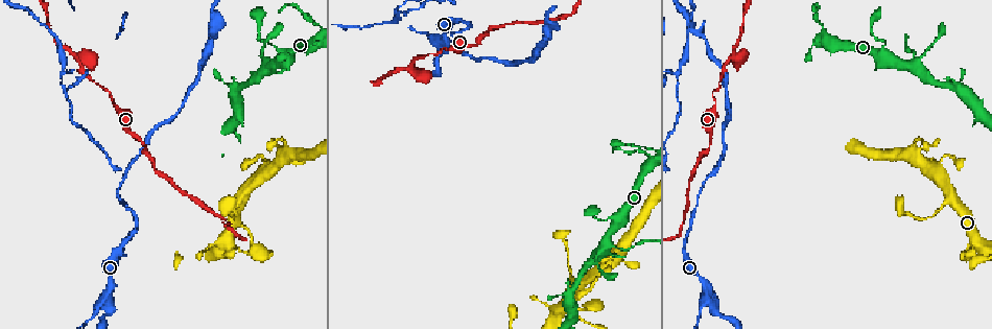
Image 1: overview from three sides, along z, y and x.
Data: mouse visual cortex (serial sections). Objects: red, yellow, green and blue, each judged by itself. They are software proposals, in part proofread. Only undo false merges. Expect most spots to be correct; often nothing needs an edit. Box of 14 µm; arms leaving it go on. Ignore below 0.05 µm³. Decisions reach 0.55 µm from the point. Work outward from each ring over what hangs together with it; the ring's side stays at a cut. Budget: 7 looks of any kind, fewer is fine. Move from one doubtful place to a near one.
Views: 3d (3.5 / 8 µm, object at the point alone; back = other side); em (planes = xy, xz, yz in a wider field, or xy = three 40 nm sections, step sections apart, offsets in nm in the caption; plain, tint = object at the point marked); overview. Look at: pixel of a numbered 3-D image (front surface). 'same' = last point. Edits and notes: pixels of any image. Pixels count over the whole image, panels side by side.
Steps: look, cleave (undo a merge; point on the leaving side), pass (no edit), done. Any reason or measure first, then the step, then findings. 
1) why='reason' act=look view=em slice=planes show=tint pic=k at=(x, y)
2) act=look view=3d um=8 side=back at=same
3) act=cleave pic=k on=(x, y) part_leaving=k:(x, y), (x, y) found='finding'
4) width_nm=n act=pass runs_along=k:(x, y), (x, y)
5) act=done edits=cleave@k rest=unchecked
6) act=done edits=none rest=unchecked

why='four arms meet' act=look view=3d um=8 pic=1 at=(916, 63)

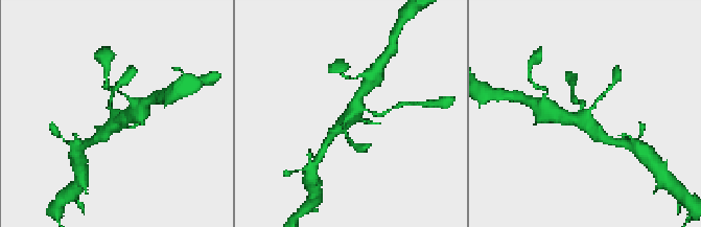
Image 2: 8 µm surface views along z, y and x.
act=look view=3d um=3.5 pic=2 at=(349, 117)

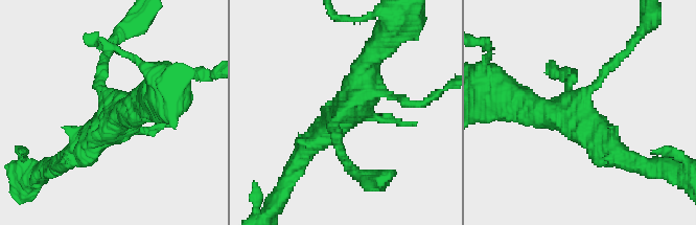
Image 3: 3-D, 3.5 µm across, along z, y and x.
act=look view=em slice=xy step=2 show=tint pic=3 at=(111, 103)

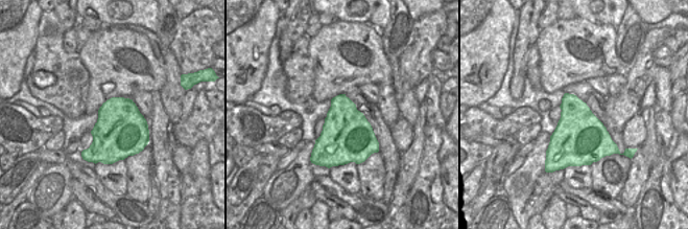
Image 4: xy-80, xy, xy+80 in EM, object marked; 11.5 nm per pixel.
act=pass runs_along=3:(383, 45), (353, 104), (308, 147) found='continuous, no second cell'

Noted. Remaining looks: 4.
why='thick turns thin' act=look view=3d um=3.5 pic=1 at=(412, 69)

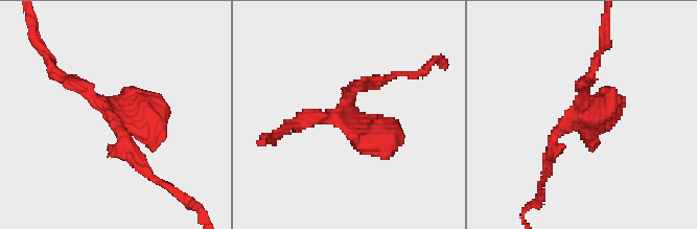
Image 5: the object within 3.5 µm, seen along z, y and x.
why='need the tissue' act=look view=em slice=xy step=1 show=tint pic=5 at=(344, 117)

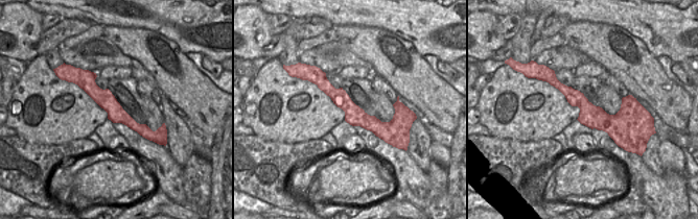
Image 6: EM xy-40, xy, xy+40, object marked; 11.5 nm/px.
arm_widths_nm=150,200,400 act=pass runs_along=5:(549, 162), (571, 117), (600, 114), (591, 136) found='continuous, no second cell'

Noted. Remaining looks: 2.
why='three-way junction' act=look view=3d um=8 pic=1 at=(105, 298)

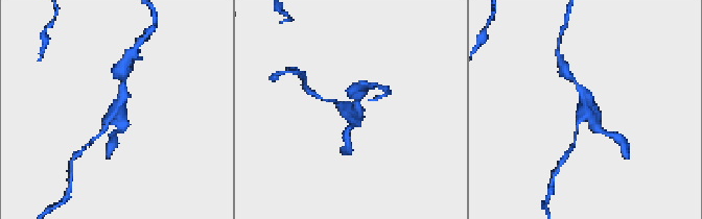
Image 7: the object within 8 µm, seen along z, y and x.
act=look view=em slice=xy step=2 show=tint pic=7 at=(352, 113)

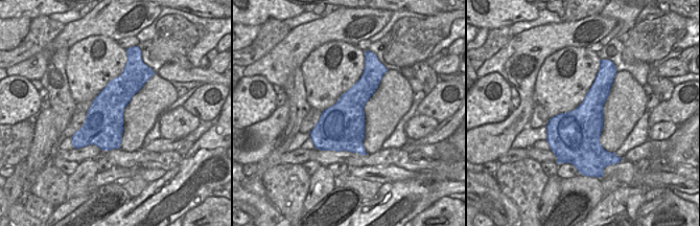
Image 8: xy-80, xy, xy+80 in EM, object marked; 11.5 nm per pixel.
arms=3 arm_widths_nm=150,250,250 act=pass runs_along=7:(577, 84), (587, 113), (604, 131) found='continuous, no second cell'

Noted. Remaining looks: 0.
act=done edits=none rest=unchecked

